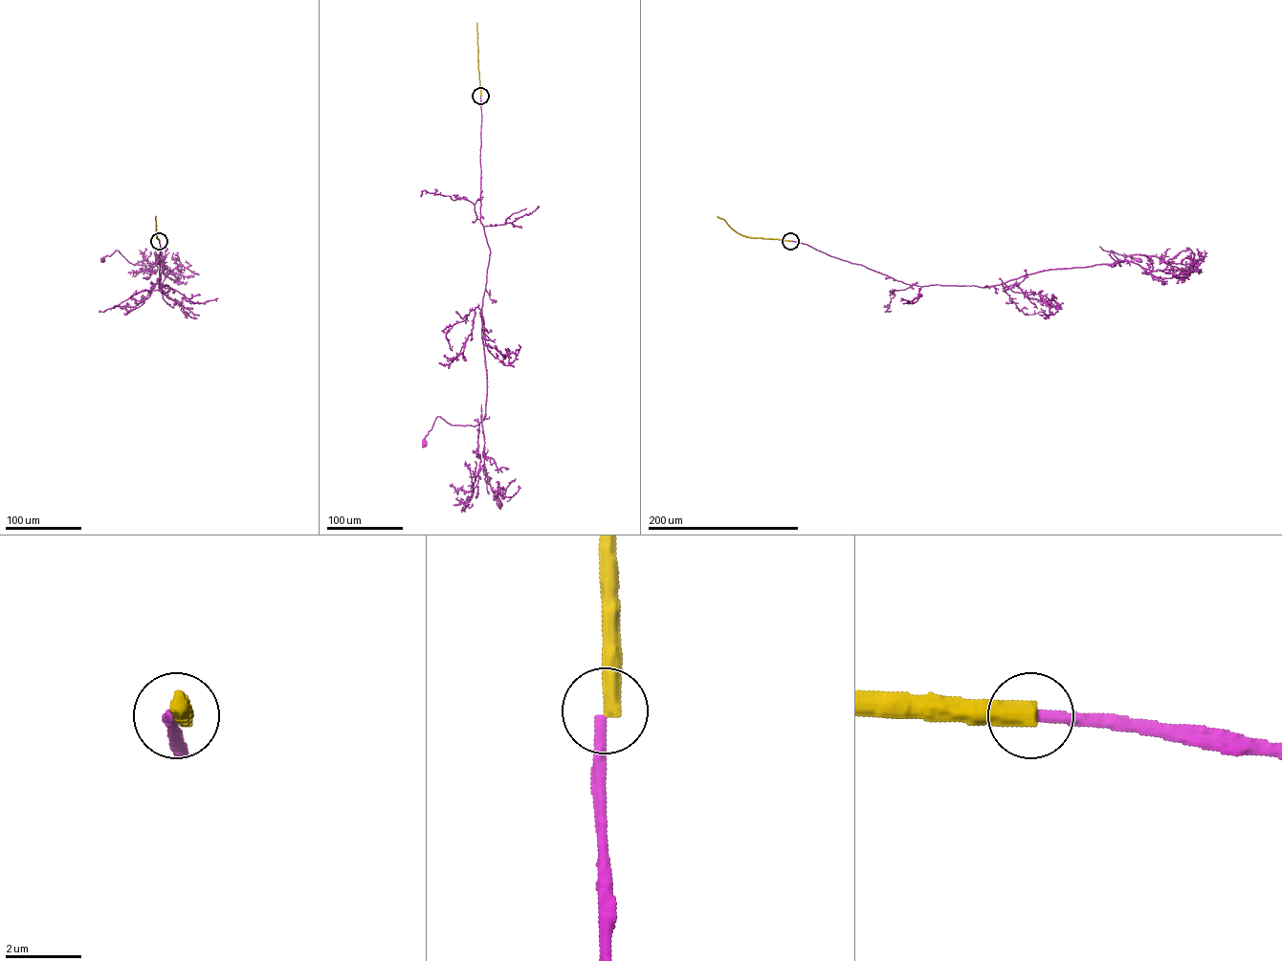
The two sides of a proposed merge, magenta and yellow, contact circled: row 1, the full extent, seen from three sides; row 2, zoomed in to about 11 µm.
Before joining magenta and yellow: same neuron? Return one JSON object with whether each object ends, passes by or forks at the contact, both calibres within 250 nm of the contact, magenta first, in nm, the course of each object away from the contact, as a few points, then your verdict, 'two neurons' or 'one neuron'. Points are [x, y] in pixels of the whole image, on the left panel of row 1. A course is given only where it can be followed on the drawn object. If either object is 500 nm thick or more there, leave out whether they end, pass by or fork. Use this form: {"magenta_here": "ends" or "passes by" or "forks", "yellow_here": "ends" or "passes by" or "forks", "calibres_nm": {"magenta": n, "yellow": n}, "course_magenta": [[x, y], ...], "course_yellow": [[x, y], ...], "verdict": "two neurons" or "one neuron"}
{"calibres_nm": {"magenta": 280, "yellow": 500}, "course_magenta": [[159, 241], [159, 285], [168, 285], [164, 287], [160, 284], [164, 264], [133, 264], [116, 251], [102, 259]], "course_yellow": [[159, 241], [155, 216]], "verdict": "two neurons"}

